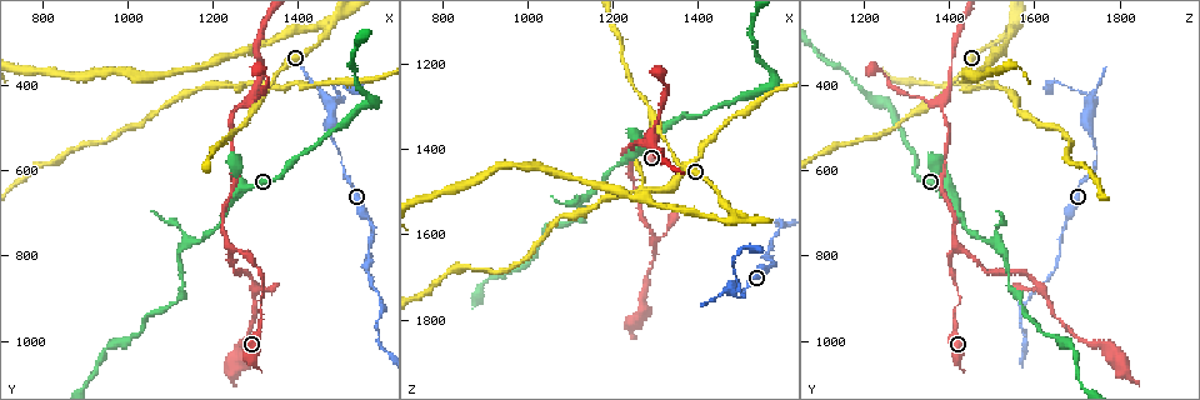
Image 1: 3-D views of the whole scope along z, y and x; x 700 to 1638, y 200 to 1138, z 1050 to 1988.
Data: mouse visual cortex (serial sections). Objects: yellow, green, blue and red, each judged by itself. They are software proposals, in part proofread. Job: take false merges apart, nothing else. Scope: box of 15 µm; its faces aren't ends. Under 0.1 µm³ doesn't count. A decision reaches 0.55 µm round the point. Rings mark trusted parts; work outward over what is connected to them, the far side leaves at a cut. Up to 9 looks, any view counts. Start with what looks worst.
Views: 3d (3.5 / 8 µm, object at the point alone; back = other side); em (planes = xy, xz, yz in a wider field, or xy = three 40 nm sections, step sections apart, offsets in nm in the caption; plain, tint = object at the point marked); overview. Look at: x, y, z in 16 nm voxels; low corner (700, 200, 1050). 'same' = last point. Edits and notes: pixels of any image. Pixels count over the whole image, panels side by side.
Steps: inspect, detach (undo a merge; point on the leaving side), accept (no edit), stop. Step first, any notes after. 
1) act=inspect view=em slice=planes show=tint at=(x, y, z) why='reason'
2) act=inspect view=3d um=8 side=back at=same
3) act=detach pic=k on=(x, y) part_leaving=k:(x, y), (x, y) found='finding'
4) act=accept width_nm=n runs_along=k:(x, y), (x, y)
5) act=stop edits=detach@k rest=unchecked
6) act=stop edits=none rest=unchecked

act=inspect view=3d um=3.5 at=(1490, 430, 1730) why='sharp bend'

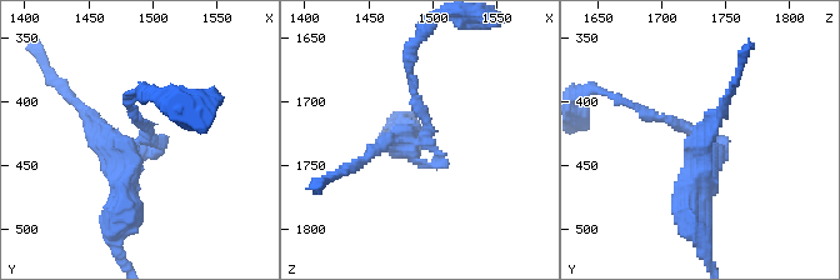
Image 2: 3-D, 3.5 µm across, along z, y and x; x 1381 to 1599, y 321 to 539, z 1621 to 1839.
act=inspect view=em slice=planes show=tint at=(1492, 430, 1732) why='shape alone is not enough'

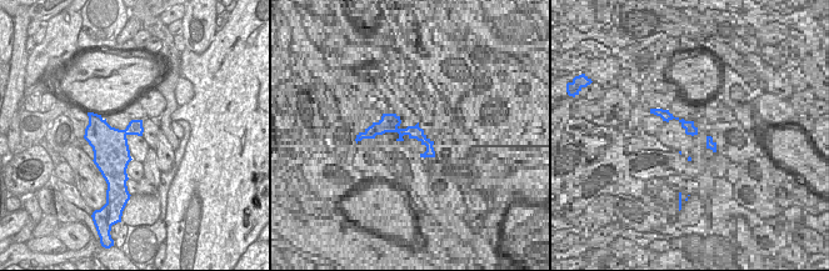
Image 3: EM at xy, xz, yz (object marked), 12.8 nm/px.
act=accept runs_along=2:(691, 220), (704, 139), (638, 108) found='all the same cell'

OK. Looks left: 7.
act=inspect view=3d um=3.5 at=(1575, 445, 1235) why='abrupt turn'

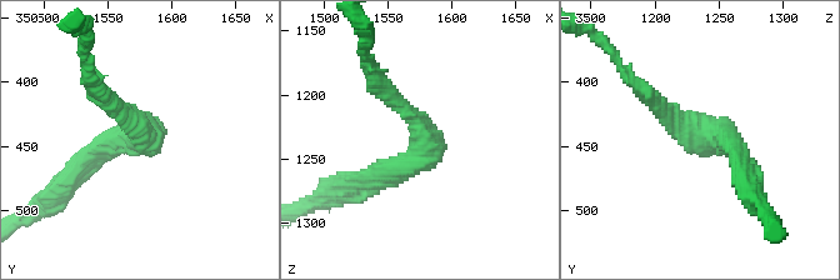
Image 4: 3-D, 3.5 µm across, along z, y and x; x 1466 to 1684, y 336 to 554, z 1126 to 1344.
act=inspect view=em slice=xy step=3 show=tint at=(1580, 442, 1236) arm_widths_nm=200,300 why='need the tissue'

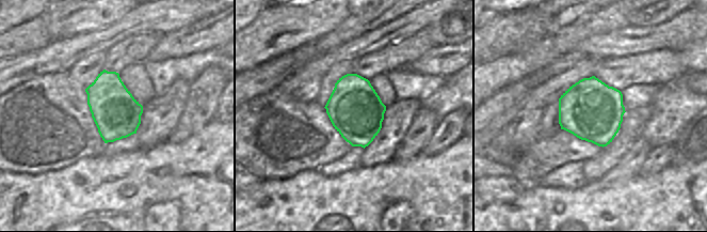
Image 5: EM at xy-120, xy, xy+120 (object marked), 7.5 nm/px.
act=inspect view=em slice=xy step=1 show=tint at=same why='cut it another way'

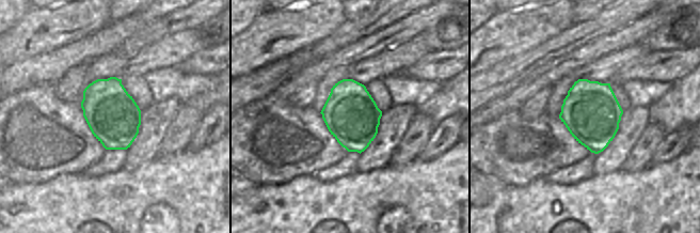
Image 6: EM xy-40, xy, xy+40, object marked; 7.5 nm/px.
act=accept runs_along=4:(740, 158), (644, 89) found='all the same cell'

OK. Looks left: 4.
act=inspect view=3d um=3.5 at=(1235, 780, 1415) why='a fork'

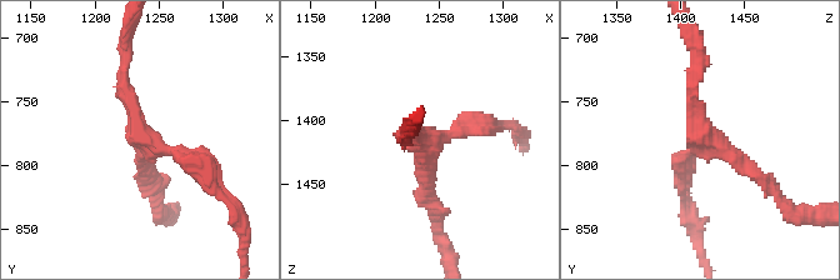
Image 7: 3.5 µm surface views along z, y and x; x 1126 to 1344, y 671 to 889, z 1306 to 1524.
act=inspect view=em slice=xy step=2 show=tint at=(1240, 780, 1418) arms=3 arm_widths_nm=150,200,250 why='shape alone is not enough'

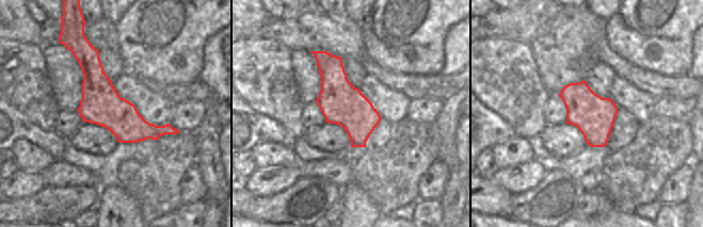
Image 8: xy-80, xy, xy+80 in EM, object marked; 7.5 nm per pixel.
act=accept width_nm=320 runs_along=8:(90, 47), (96, 86), (139, 129), (174, 131) found='one cell here'

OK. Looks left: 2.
act=inspect view=3d um=3.5 at=(1310, 390, 1400) why='thick turns thin'

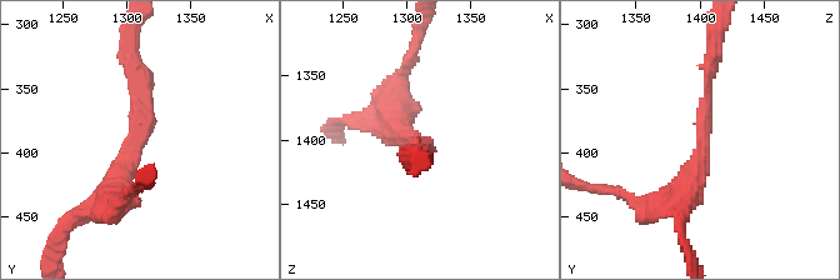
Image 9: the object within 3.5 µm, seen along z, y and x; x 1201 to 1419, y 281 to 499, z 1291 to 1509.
act=inspect view=em slice=xy step=1 show=tint at=(1304, 388, 1404) arm_widths_nm=150,350

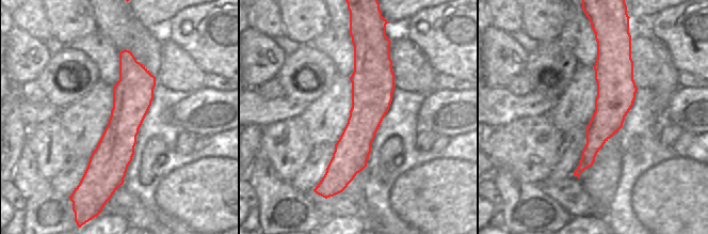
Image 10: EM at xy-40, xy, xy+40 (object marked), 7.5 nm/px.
act=accept found='all the same cell'

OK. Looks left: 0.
act=stop edits=none rest=unchecked

